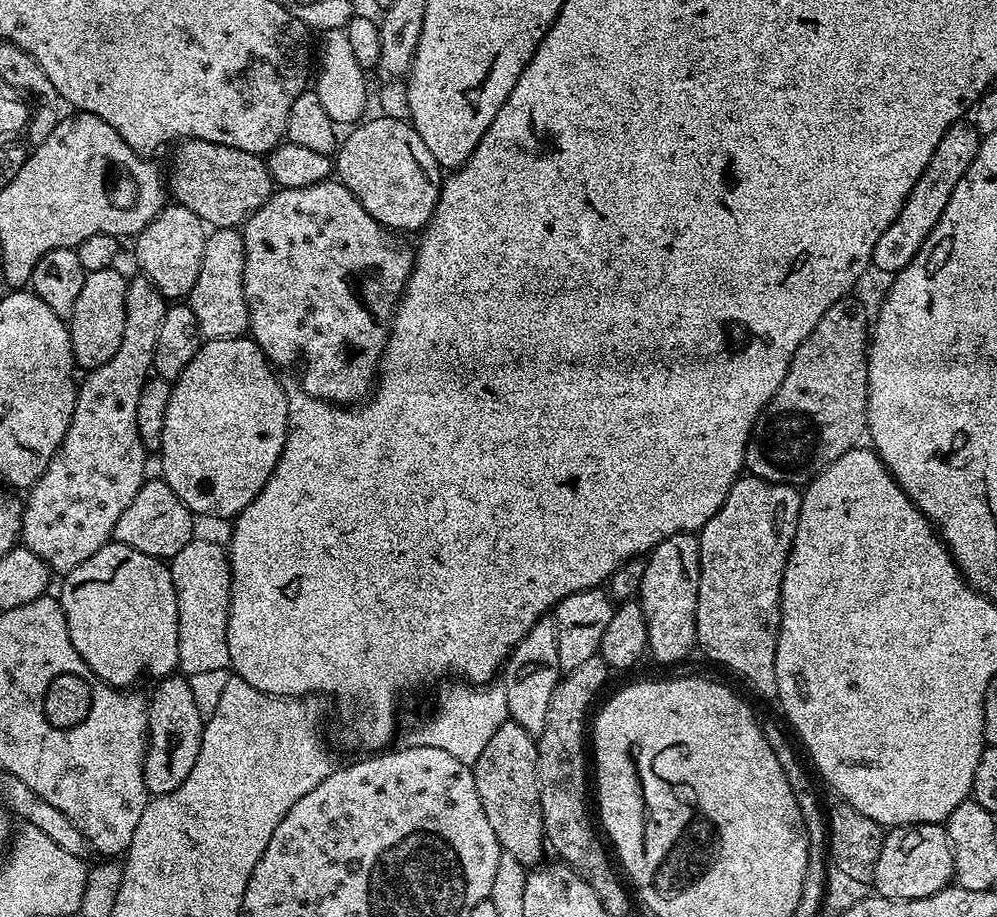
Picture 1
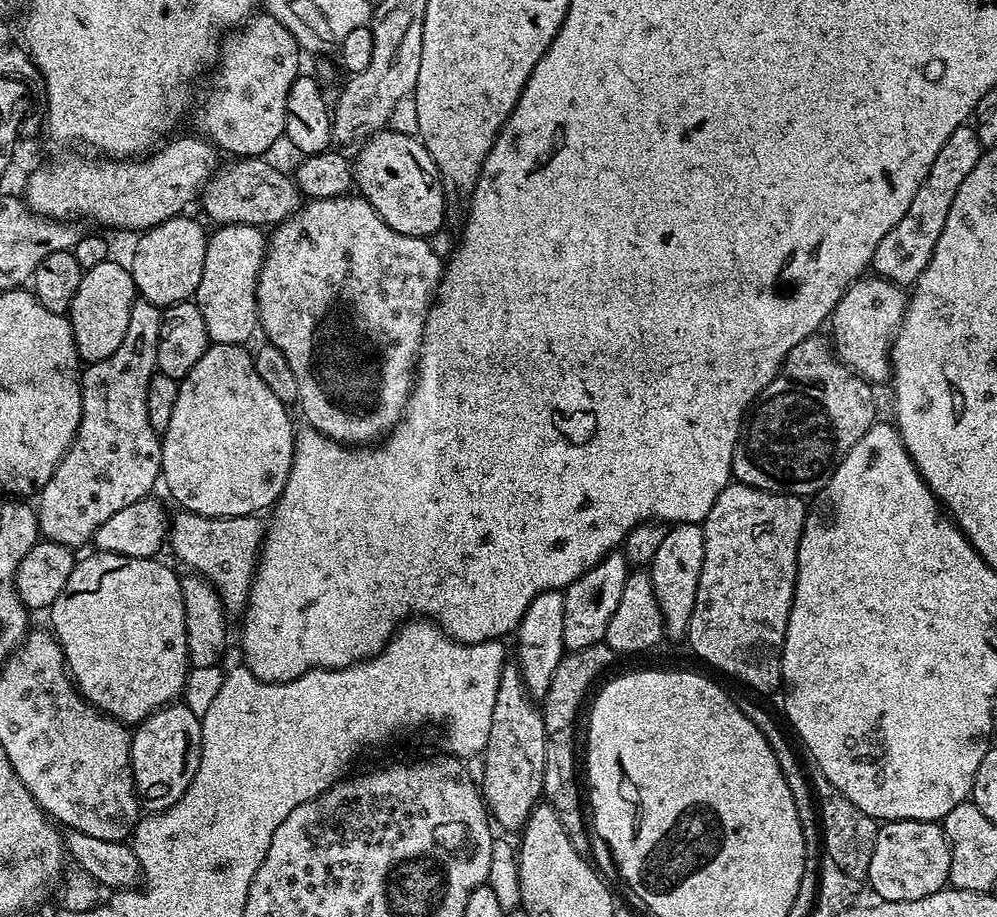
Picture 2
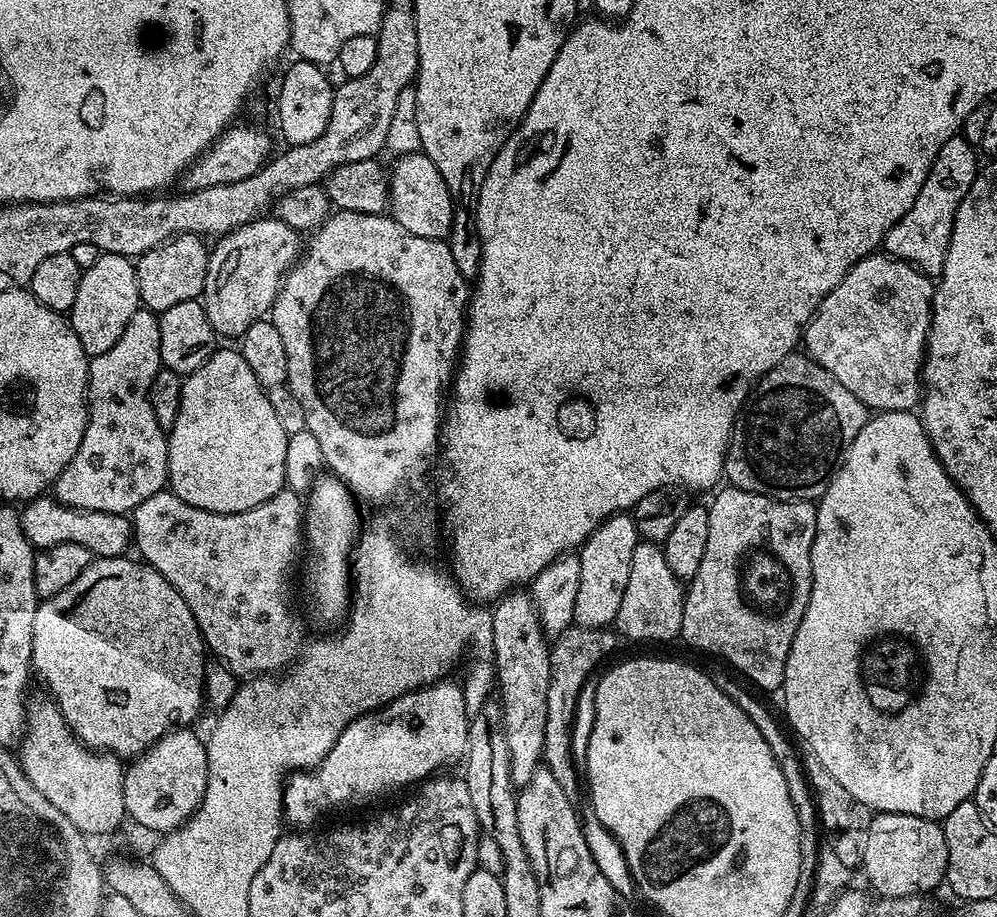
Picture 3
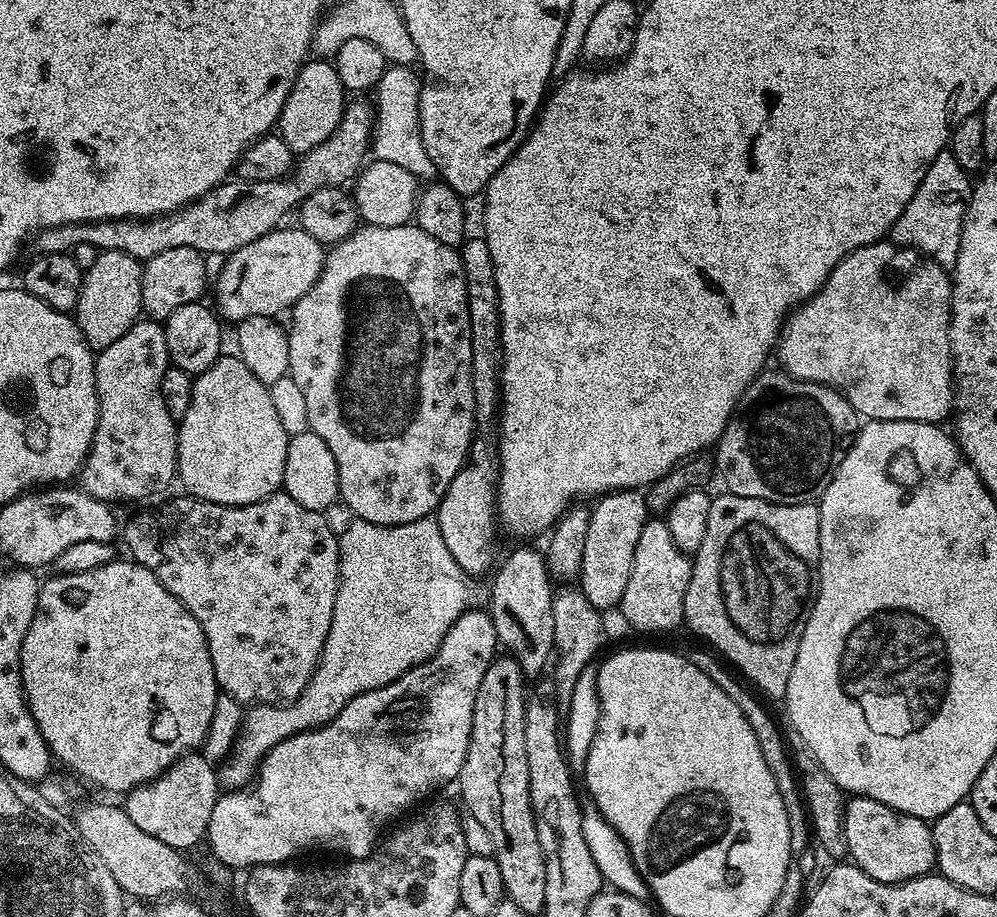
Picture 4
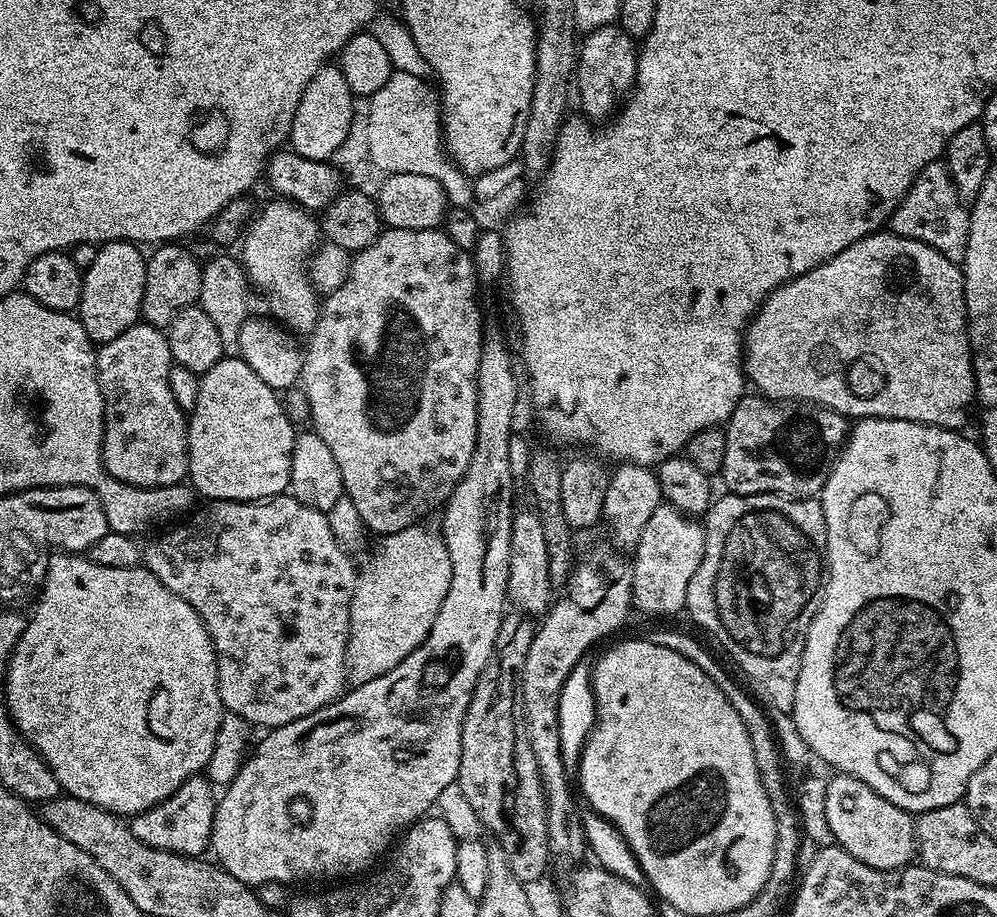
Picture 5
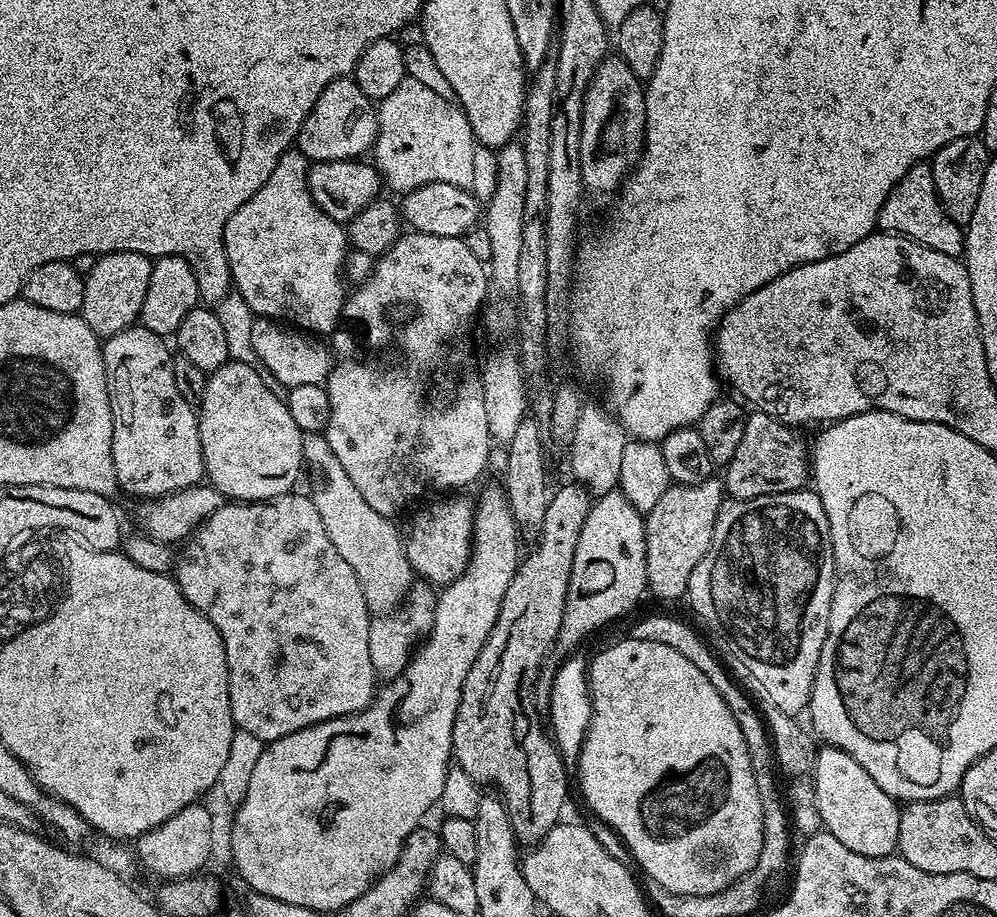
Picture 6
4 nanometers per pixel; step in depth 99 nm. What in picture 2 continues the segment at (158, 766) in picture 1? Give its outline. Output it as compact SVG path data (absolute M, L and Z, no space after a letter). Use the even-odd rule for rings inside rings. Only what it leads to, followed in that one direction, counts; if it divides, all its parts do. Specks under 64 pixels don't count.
M183 702L160 708L135 725L132 732L132 780L136 783L136 799L145 813L164 812L182 794L196 773L202 750L200 718Z

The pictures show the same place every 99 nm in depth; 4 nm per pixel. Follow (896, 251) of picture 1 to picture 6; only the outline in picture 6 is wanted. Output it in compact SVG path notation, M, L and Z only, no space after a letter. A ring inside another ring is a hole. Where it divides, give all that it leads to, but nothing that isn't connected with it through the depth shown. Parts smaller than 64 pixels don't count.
M918 163L910 170L906 170L906 174L902 174L894 190L890 190L886 202L882 202L882 210L876 222L881 232L905 236L907 240L913 240L922 246L930 246L930 250L938 250L942 254L950 254L957 258L964 255L965 233L961 225L956 224L944 212L944 203L938 198L934 186L931 163Z

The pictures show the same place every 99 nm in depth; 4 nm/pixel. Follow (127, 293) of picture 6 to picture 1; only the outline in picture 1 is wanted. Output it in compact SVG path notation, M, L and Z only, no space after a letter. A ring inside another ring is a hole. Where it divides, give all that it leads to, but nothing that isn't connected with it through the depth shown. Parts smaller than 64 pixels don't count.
M113 266L106 270L87 273L82 282L82 291L70 317L72 333L72 359L77 369L91 370L110 362L122 342L122 330L126 326L126 290L129 277Z

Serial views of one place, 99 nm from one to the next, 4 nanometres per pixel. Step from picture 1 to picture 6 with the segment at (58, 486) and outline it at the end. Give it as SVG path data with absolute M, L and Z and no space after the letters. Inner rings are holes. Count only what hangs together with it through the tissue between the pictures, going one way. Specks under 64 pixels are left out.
M133 326L122 330L118 334L107 337L102 344L104 350L104 365L106 366L106 386L110 394L110 410L114 418L112 453L114 454L114 470L120 483L119 491L121 493L129 492L132 496L144 496L140 498L169 496L175 492L193 488L205 479L204 459L202 458L202 438L200 437L200 418L197 409L192 408L190 402L186 402L186 398L182 398L182 394L178 394L178 386L174 383L174 366L172 365L174 352L171 347L168 349L164 344L167 344L165 337L154 334L150 330L146 330L143 326Z

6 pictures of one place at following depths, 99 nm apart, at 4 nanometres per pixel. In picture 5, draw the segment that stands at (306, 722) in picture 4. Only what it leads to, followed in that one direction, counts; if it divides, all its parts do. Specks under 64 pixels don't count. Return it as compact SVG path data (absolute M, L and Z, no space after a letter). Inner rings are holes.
M423 523L411 524L406 530L379 537L364 564L364 572L362 568L356 577L356 589L350 606L348 649L344 659L347 679L353 685L370 682L370 678L378 678L394 670L402 658L409 656L427 638L434 626L434 618L438 618L446 590L450 590L452 567L443 536L439 531L432 529L431 532L424 527Z

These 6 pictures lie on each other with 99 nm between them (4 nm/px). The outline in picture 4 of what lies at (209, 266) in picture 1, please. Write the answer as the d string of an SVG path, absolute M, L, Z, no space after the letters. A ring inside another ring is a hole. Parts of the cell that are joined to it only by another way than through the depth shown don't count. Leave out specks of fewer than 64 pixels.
M277 226L262 238L227 253L219 276L215 277L214 308L225 321L239 322L254 315L279 317L279 312L291 309L296 300L318 282L324 269L325 245L298 226Z

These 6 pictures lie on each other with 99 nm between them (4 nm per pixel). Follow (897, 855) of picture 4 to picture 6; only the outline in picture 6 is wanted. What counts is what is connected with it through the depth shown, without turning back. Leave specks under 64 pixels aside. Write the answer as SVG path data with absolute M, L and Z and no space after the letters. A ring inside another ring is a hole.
M824 746L816 753L816 801L823 831L829 832L846 850L866 854L866 858L891 856L898 849L898 822L901 805L893 800L850 754L841 748Z

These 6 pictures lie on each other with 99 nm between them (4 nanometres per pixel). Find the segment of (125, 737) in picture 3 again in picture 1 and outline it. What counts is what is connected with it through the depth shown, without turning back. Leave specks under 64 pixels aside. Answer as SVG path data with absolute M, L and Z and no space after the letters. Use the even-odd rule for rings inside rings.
M109 542L102 546L102 550L98 550L98 554L90 554L90 558L86 558L86 562L82 562L82 566L78 566L74 570L67 572L63 580L64 585L61 586L60 592L58 591L58 599L62 610L66 614L66 626L70 630L70 642L74 642L74 650L78 650L78 654L84 659L86 666L90 666L90 670L94 670L94 674L98 674L98 678L102 678L110 686L128 690L135 685L132 684L135 680L140 680L143 676L163 678L173 675L177 671L177 664L179 662L178 604L175 602L171 570L161 557L142 554L142 550L134 550L134 546Z

